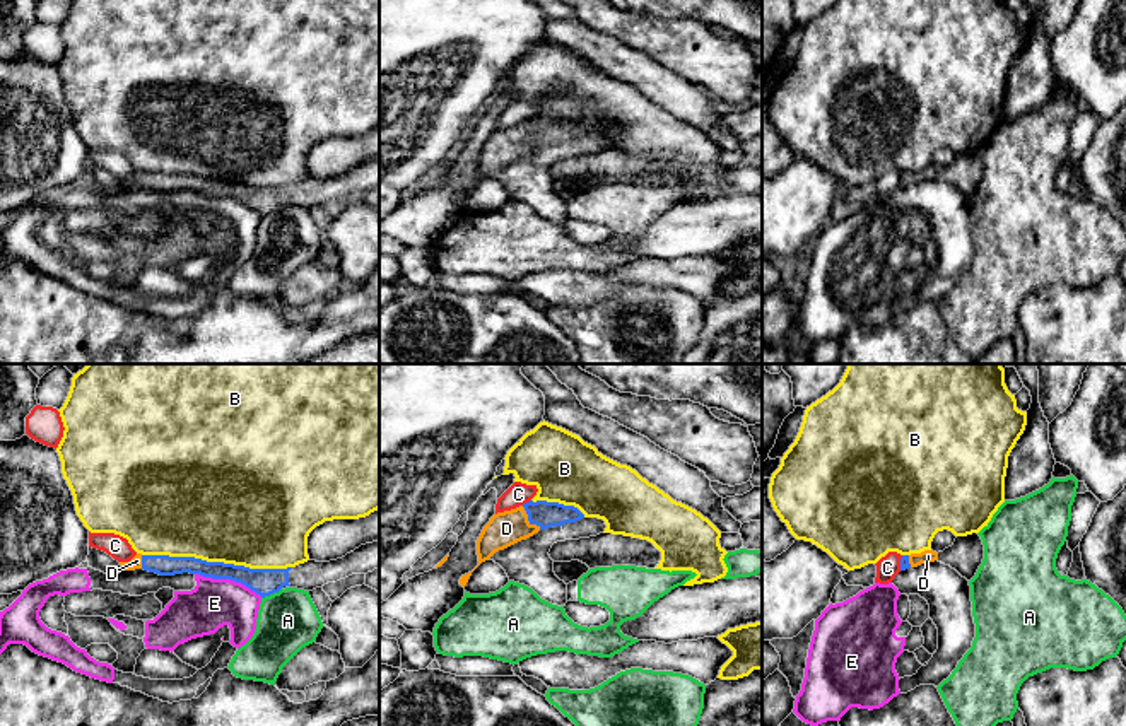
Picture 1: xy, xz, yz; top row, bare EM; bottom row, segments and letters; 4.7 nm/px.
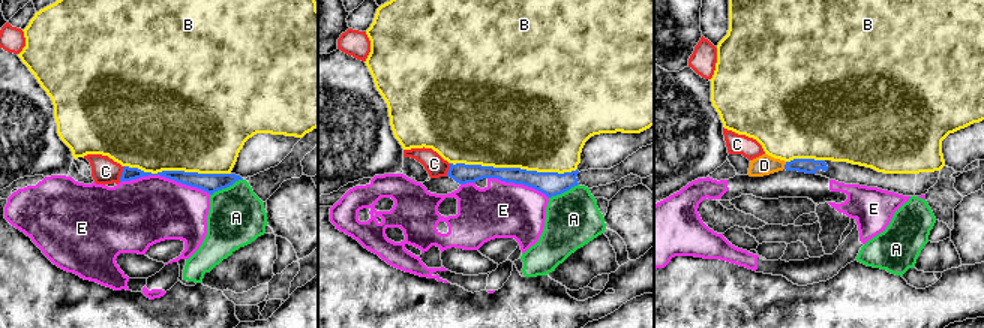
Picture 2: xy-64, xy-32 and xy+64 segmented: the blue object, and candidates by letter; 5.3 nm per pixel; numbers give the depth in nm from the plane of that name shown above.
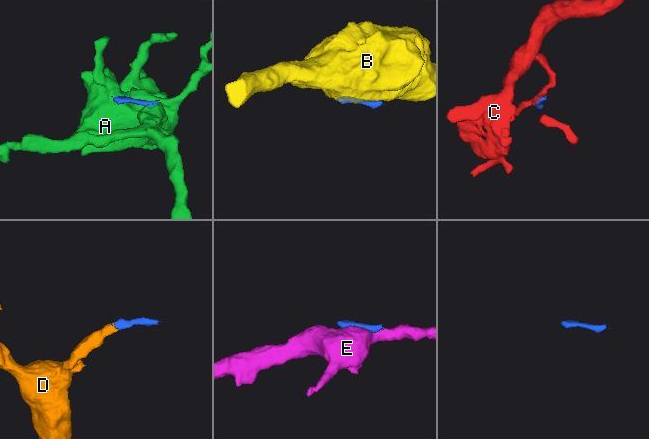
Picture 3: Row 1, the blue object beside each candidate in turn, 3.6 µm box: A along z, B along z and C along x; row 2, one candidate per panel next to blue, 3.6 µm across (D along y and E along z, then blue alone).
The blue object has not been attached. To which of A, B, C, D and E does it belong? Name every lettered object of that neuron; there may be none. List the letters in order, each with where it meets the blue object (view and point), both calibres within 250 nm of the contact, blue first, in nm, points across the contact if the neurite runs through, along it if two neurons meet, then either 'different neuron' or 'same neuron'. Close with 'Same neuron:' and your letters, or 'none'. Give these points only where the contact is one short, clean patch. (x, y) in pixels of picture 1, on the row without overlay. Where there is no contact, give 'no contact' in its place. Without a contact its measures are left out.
A: meets blue in xy at (270, 210); 130 nm thick on the blue side, 280 nm on the other; border along xy (281, 205), (262, 216); different neuron
B: meets blue in xy at (217, 180); 130 nm thick on the blue side, 500 nm on the other; different neuron
C: meets blue in xz at (527, 120); 130 nm thick on the blue side, 110 nm on the other; border along xz (530, 117), (521, 122); different neuron
D: meets blue in xz at (528, 137); 130 nm thick on the blue side, 160 nm on the other; runs through xz (545, 132), (528, 137), (506, 146); same neuron
E: meets blue in xy at (229, 195); 130 nm thick on the blue side, 220 nm on the other; different neuron
Same neuron: D

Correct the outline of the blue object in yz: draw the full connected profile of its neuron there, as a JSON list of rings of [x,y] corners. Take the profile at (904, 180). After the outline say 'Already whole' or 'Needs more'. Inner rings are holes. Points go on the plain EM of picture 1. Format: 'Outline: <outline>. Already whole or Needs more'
Outline: [[[924,167],[921,171],[902,173],[900,188],[906,188],[909,184],[918,184],[921,181],[935,179],[935,178],[938,178],[938,171],[933,169],[933,167]]]. Needs more

